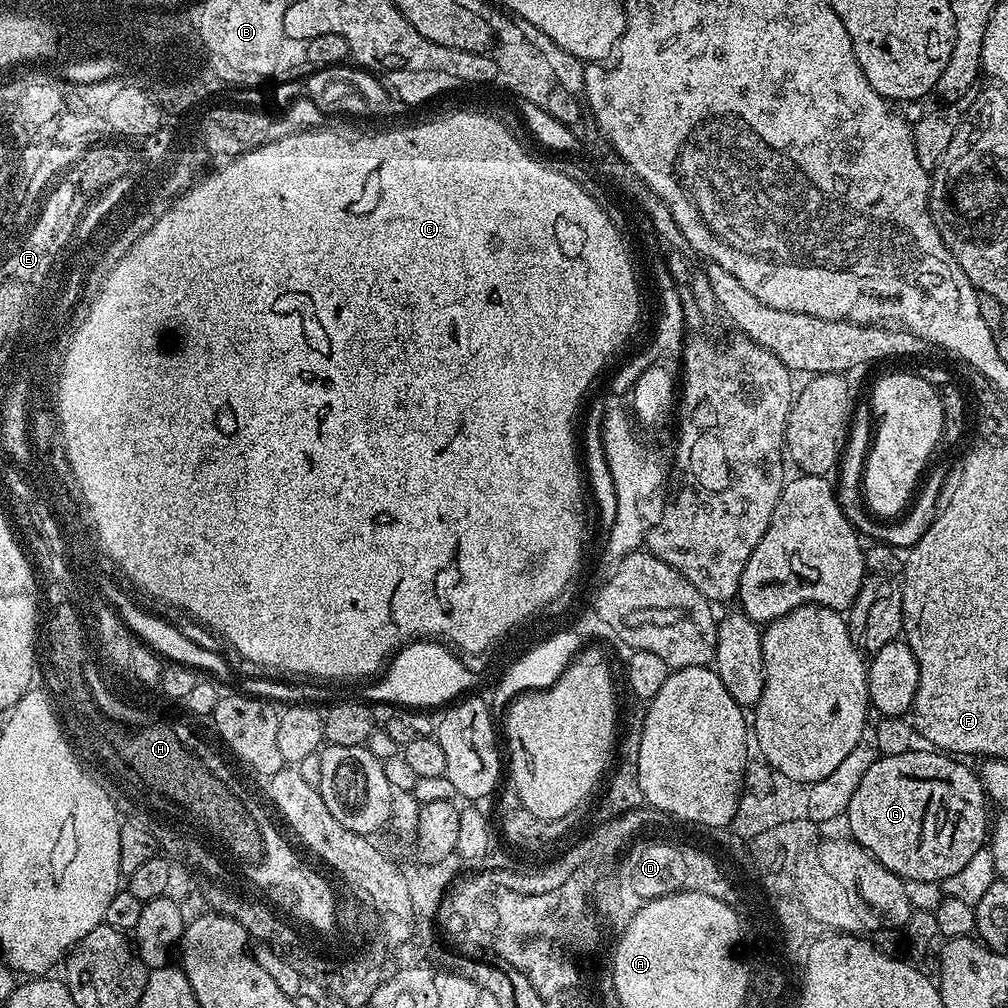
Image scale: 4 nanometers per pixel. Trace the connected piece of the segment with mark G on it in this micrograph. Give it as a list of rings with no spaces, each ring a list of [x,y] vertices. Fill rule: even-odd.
[[[911,750],[904,754],[897,754],[894,757],[881,755],[876,759],[874,764],[866,771],[862,777],[862,782],[858,785],[858,790],[850,799],[849,808],[846,813],[846,821],[848,820],[848,828],[851,839],[861,844],[863,848],[869,852],[872,857],[880,863],[886,870],[890,870],[895,876],[900,877],[905,882],[917,880],[920,884],[932,884],[950,878],[950,874],[958,874],[958,870],[962,870],[962,866],[966,866],[966,862],[970,862],[970,858],[974,858],[974,854],[978,854],[980,848],[985,847],[986,841],[990,836],[990,816],[988,820],[989,801],[986,799],[984,786],[980,782],[979,775],[975,771],[972,772],[967,768],[967,763],[961,762],[959,759],[953,758],[951,755],[945,754],[939,750],[927,750],[928,752],[918,752]]]

